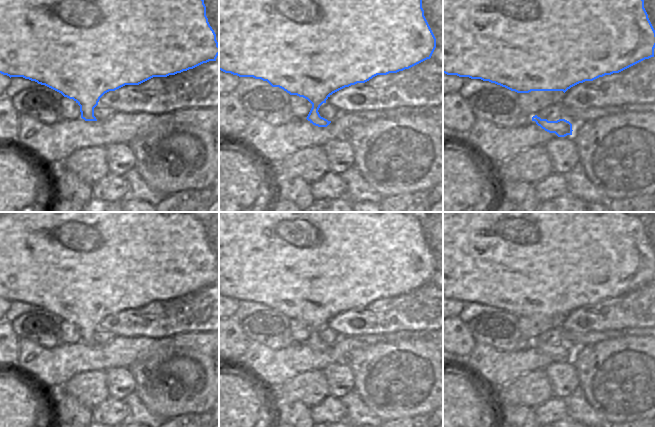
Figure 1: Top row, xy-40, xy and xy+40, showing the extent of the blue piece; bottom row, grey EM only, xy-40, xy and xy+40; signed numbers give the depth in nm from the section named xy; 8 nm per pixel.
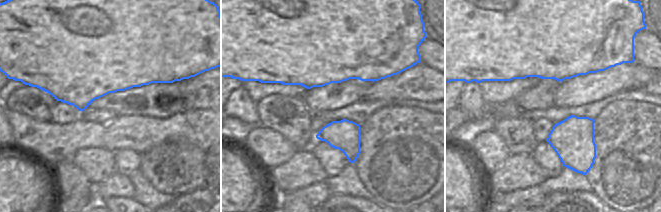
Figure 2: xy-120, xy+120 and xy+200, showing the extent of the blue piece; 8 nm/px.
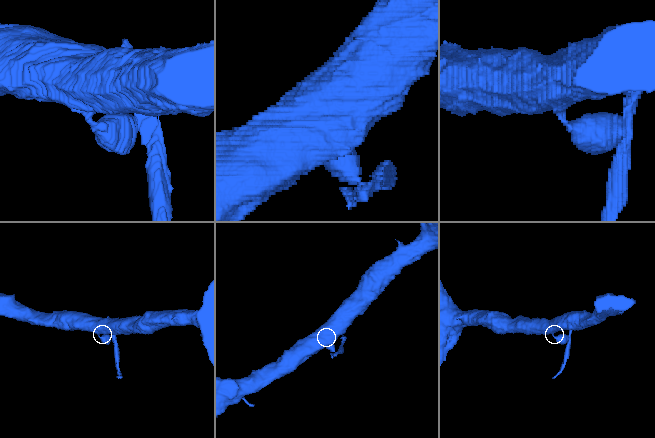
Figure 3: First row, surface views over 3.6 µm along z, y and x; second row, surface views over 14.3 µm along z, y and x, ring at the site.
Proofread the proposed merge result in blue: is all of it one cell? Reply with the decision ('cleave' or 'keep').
cleave

